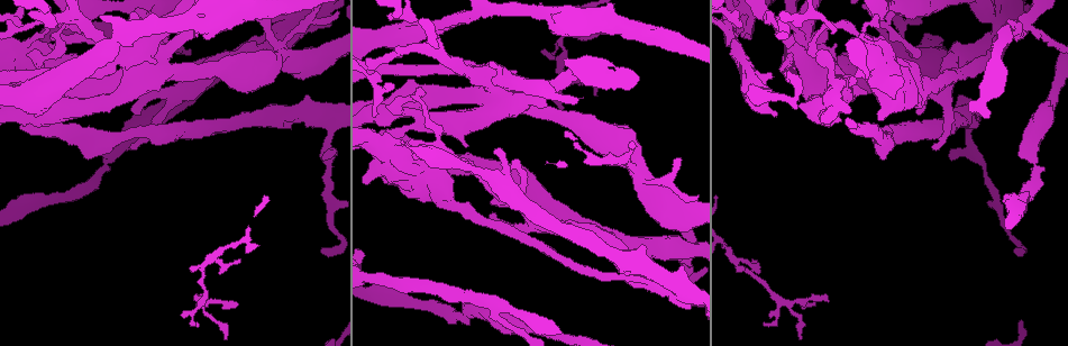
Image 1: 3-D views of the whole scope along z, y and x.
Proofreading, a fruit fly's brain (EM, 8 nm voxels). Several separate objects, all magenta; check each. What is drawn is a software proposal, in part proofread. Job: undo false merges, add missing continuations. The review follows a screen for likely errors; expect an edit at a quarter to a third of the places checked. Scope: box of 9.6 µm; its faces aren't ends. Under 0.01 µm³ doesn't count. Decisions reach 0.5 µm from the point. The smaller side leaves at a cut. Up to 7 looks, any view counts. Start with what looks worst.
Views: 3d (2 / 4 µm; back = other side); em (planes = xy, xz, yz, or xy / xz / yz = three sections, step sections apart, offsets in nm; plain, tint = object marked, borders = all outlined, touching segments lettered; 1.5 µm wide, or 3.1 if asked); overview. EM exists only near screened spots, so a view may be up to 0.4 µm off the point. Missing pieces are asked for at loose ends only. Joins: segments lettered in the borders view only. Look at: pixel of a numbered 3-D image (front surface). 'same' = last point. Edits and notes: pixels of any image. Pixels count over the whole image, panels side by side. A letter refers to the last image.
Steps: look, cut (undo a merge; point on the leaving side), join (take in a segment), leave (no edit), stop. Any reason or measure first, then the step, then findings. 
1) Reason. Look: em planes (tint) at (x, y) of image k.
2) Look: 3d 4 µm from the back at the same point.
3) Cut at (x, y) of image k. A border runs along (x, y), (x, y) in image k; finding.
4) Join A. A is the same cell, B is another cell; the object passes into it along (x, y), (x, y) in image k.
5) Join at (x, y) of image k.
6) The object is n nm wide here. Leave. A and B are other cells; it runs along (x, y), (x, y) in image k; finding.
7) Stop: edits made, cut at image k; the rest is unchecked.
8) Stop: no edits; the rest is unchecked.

Free end. Look: 3d 4 µm at (564, 107) of image 1.

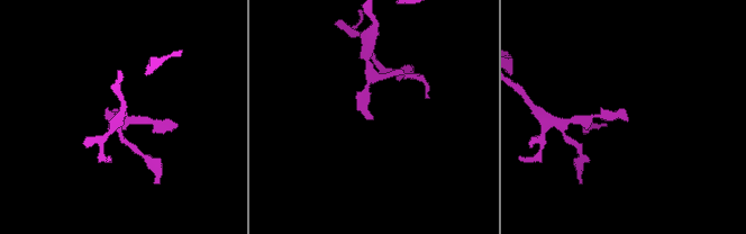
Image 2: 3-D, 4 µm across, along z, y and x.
Shape alone is not enough. Look: em yz step 4 (borders) at (627, 118) of image 2.

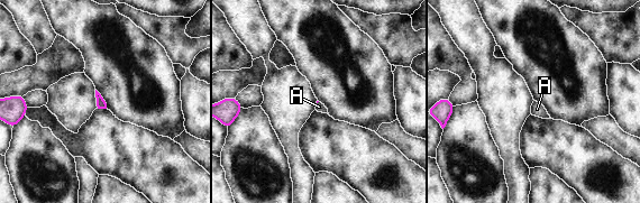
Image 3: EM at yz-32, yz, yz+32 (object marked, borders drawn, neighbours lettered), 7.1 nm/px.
Cut it another way. Look: em planes (borders) at the same point.

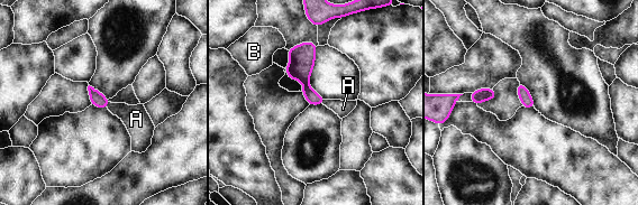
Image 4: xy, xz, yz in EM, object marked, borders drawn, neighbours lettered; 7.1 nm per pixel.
The object is 90 nm wide here. Join A. A is the same cell, B is another cell; the object passes into it along (97, 99), (108, 105), (136, 119) in image 4; it goes on there.

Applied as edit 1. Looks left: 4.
An open end. Look: em planes (tint) at (741, 27) of image 1.

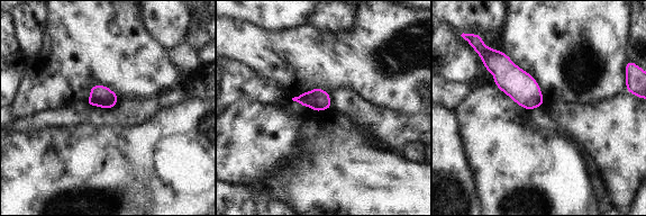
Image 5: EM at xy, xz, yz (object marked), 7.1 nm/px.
Look: em planes (borders) at the same point.

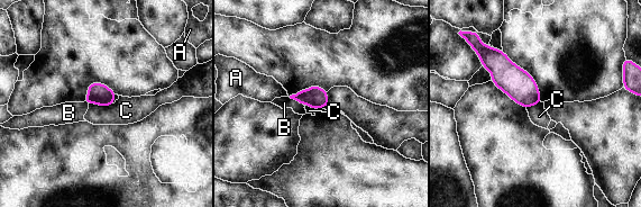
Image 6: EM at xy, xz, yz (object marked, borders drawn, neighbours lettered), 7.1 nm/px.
The object is 160 nm wide here. Leave. A, B and C are other cells; a border runs along (113, 104), (109, 106), (89, 105) in image 6; none of them fits.

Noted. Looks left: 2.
Free end. Look: 3d 4 µm at (923, 103) of image 1.

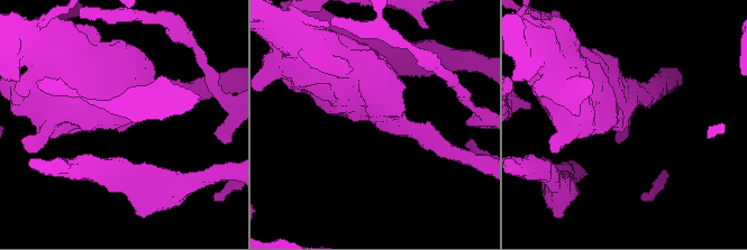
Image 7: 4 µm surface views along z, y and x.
Shape alone is not enough. Look: em planes (borders) at (628, 118) of image 7.

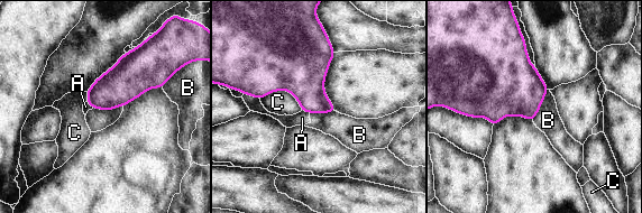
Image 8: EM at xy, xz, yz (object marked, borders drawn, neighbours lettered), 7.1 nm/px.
Leave. A, B and C are other cells; a border runs along (549, 90), (533, 121) in image 8; none of them fits.

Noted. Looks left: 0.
Stop: edits made, join at image 4; the rest is unchecked.

